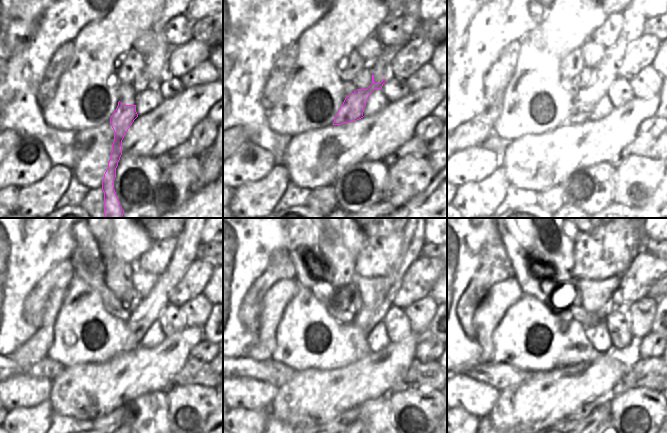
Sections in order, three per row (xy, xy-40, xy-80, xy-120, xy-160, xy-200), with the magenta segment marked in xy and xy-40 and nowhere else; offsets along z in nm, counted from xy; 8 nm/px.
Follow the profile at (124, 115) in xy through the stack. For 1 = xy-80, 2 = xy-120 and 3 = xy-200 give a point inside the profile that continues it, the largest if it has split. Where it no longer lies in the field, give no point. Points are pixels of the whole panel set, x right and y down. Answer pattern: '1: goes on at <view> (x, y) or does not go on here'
1: goes on at xy-80 (581, 103)
2: goes on at xy-120 (149, 310)
3: goes on at xy-200 (600, 315)

